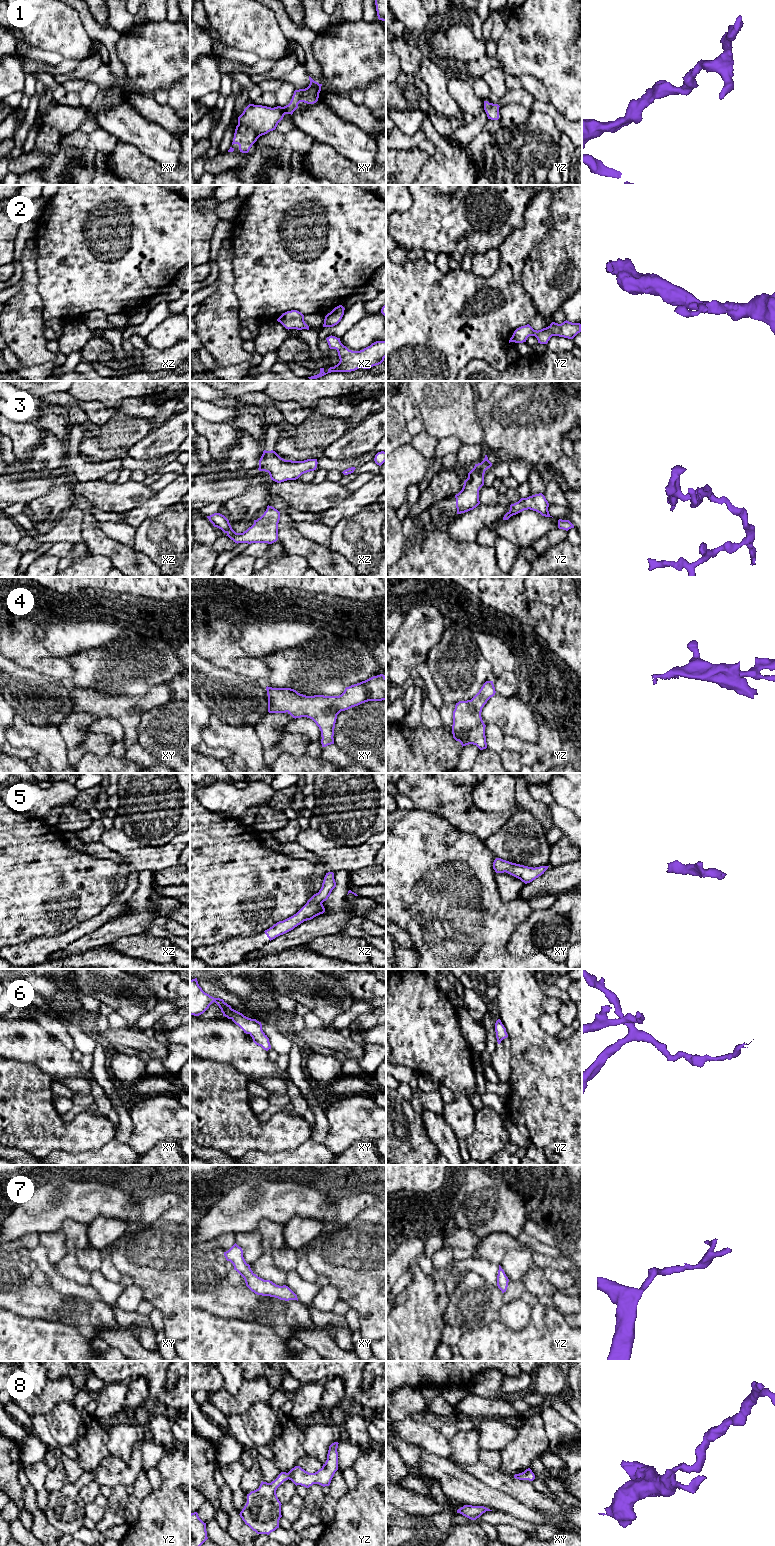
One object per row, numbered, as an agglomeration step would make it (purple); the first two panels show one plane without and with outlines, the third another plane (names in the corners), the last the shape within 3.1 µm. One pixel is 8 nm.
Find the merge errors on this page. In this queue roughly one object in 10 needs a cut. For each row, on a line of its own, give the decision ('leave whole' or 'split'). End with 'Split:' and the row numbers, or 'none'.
1: leave whole
2: leave whole
3: leave whole
4: leave whole
5: leave whole
6: leave whole
7: leave whole
8: leave whole
Split: none

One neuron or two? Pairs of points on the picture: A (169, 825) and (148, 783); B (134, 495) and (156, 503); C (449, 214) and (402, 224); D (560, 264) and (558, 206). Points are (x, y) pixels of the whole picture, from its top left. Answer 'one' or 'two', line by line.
A: one
B: two
C: one
D: one

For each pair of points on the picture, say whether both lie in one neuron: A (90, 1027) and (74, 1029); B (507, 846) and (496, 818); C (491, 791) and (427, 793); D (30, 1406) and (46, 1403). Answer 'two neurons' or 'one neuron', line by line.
A: two neurons
B: two neurons
C: two neurons
D: one neuron

